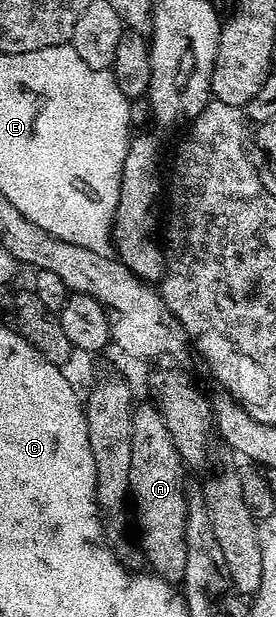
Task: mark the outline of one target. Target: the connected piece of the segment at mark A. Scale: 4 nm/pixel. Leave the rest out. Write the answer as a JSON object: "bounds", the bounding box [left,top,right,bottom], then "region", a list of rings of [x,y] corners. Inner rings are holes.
{"bounds":[130,404,188,583],"region":[[[135,404],[132,415],[132,471],[130,472],[130,495],[132,513],[138,516],[136,537],[145,564],[157,576],[171,583],[181,582],[184,575],[184,555],[186,554],[186,502],[188,484],[186,485],[187,466],[182,464],[164,427],[157,404]]]}

